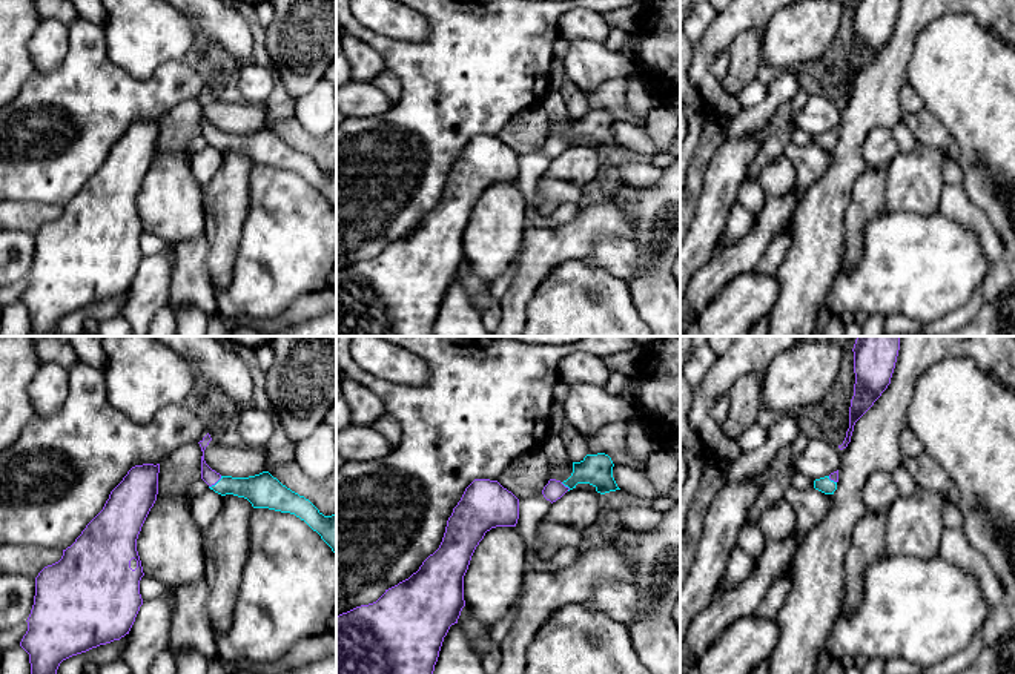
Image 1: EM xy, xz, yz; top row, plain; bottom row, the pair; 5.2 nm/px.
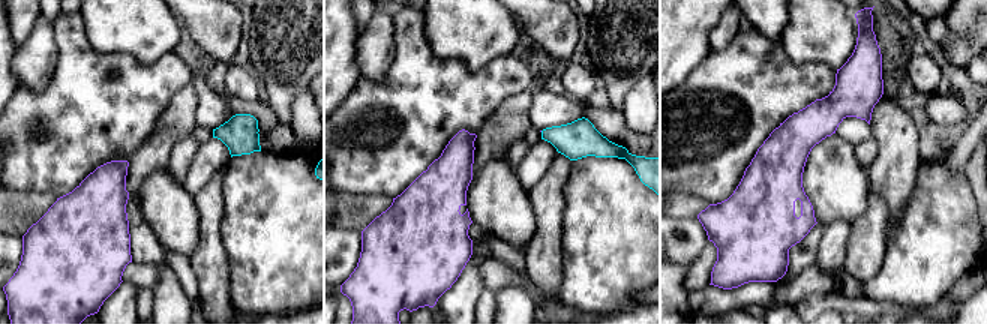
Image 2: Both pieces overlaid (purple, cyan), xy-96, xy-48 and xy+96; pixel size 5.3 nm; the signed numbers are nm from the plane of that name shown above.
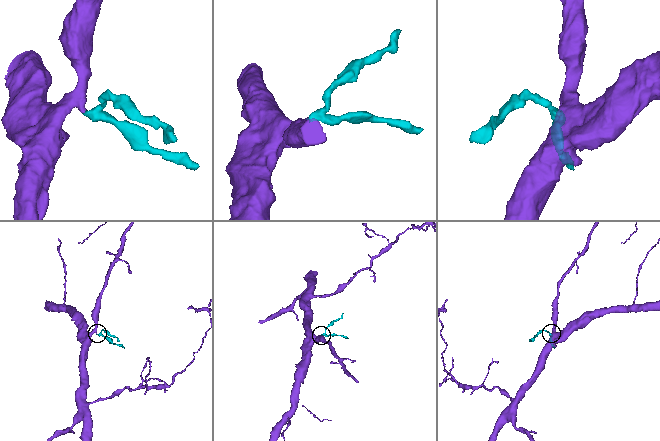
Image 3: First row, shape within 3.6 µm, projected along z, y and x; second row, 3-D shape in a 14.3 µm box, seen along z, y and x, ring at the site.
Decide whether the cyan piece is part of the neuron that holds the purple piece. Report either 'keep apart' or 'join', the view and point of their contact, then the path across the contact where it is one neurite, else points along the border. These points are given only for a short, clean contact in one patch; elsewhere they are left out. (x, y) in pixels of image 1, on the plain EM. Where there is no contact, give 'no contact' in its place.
join; contact xy (215, 138); way xy (208, 131), (215, 138), (261, 146)

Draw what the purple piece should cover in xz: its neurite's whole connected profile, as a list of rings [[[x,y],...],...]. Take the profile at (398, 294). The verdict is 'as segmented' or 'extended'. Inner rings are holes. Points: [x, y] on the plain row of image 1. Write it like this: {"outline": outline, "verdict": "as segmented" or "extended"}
{"outline": [[[474,135],[447,177],[439,204],[408,235],[385,246],[373,259],[336,273],[336,336],[435,336],[433,327],[464,256],[464,232],[485,189],[516,183],[519,155],[498,137]]], "verdict": "as segmented"}

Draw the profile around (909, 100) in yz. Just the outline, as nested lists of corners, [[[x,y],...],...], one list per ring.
[[[908,81],[903,84],[900,91],[898,101],[901,114],[917,114],[924,107],[921,97]]]

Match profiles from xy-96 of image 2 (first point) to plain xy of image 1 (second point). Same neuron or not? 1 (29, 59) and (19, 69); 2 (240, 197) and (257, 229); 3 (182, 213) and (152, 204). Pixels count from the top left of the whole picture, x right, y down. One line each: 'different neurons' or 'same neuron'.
1: different neurons
2: same neuron
3: same neuron

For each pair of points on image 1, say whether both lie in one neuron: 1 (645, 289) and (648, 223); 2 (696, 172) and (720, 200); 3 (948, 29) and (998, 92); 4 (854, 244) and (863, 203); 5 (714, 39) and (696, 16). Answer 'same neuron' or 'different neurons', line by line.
1: same neuron
2: different neurons
3: same neuron
4: same neuron
5: different neurons

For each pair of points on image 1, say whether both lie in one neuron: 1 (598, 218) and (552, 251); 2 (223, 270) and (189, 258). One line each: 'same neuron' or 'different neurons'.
1: same neuron
2: different neurons

